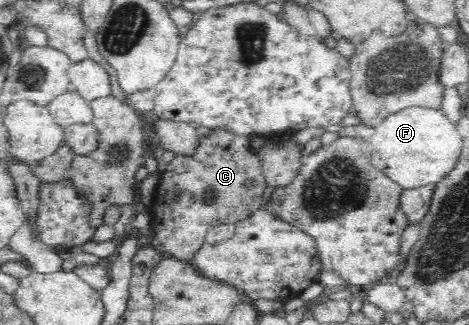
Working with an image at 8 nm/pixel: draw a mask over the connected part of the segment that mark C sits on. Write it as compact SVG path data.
M223 126L215 127L209 135L199 136L198 144L192 154L175 154L173 160L167 162L165 171L157 183L149 210L152 215L151 231L154 243L166 256L189 261L197 248L205 243L204 239L210 228L221 227L221 223L236 224L263 207L265 180L257 150L254 150L253 146L249 147L247 137L247 134L237 134Z

